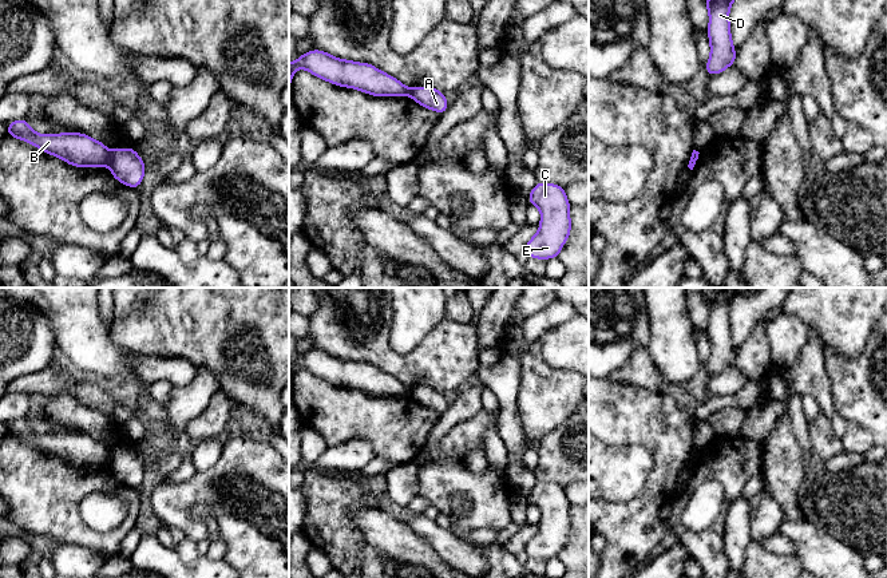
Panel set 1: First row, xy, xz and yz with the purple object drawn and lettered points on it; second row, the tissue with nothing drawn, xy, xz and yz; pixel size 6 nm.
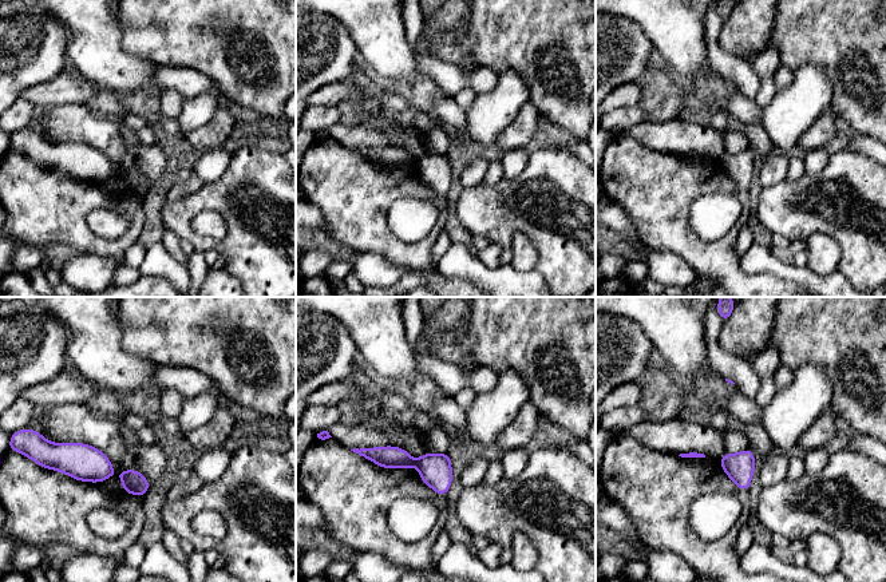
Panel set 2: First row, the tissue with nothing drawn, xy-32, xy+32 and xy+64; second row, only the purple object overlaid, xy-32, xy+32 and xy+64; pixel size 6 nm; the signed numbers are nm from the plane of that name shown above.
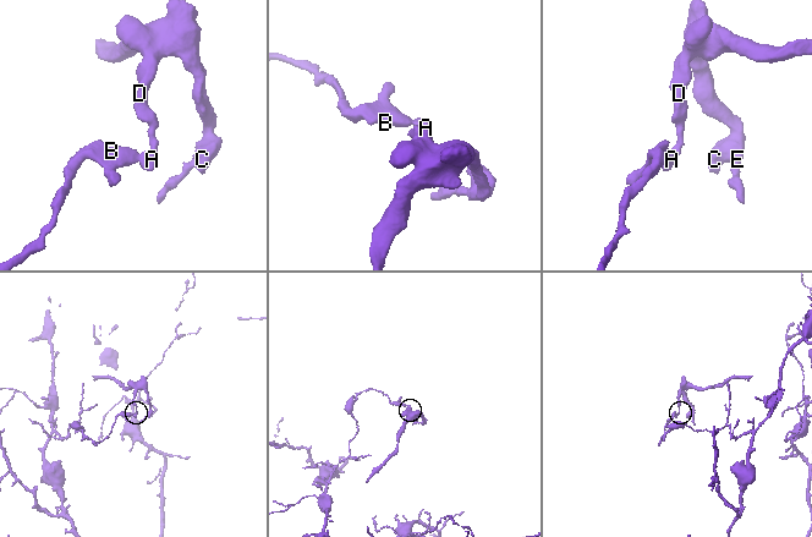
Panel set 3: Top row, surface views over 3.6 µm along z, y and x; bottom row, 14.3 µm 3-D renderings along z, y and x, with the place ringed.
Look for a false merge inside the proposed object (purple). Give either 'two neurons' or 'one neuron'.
two neurons

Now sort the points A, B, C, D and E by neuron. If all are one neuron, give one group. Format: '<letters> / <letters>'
A C D E / B

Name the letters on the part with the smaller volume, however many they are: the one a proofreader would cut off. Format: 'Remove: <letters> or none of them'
Remove: A, C, D, E

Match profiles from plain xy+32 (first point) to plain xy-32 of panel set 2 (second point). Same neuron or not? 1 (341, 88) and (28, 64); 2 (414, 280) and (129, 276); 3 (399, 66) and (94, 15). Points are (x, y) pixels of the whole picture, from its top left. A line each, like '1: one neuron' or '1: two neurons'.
1: two neurons
2: one neuron
3: one neuron

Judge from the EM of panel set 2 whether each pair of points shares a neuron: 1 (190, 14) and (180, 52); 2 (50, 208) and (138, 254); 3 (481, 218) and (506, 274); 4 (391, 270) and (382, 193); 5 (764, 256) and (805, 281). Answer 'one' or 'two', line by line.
1: one
2: two
3: two
4: two
5: one

